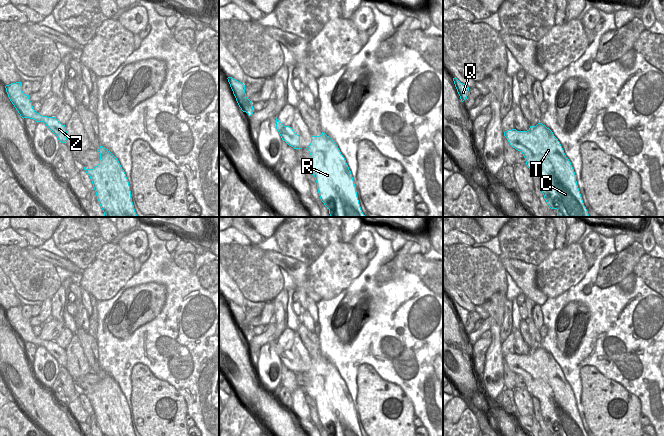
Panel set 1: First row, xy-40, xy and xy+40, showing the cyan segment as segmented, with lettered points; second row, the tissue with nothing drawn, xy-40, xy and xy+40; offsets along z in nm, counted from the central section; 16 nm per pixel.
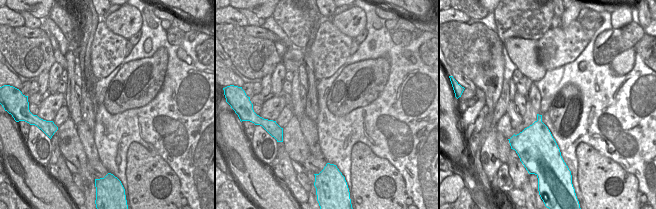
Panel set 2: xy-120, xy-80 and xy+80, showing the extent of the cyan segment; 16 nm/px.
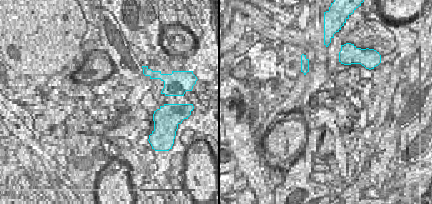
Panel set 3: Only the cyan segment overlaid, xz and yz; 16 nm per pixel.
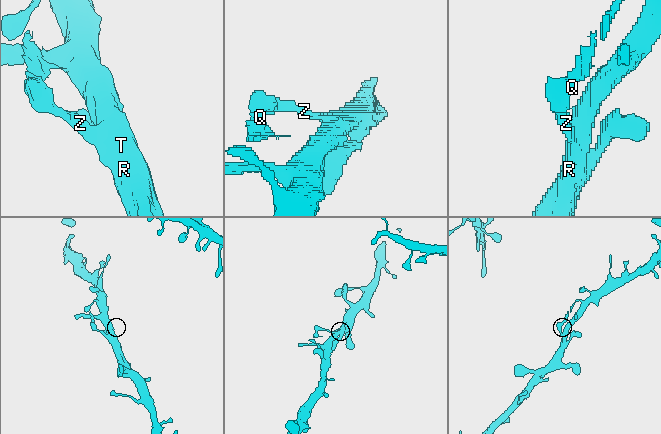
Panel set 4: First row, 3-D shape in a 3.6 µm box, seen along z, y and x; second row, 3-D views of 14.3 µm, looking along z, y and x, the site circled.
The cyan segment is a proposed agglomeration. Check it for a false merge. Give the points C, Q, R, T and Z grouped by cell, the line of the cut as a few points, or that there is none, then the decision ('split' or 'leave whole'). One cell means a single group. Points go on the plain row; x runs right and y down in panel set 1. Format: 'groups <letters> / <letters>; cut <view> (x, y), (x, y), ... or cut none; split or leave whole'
groups C R T / Q Z; cut xy+40 (516, 354), (514, 356), (515, 365), (510, 368); split

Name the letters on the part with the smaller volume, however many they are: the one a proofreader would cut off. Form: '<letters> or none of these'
Q, Z

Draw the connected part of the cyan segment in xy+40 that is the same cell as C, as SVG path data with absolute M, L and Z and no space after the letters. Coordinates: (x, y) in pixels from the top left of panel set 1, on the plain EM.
M542 347L530 350L527 355L514 355L516 366L510 368L521 375L527 391L540 402L541 415L551 433L557 436L588 436L584 430L574 393L553 356Z

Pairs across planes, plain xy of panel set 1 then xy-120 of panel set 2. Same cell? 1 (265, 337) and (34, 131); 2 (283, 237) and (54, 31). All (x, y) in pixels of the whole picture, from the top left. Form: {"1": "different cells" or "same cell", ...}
{"1": "different cells", "2": "different cells"}

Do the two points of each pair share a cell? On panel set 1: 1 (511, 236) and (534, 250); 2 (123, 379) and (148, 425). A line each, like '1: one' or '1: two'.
1: one
2: two

